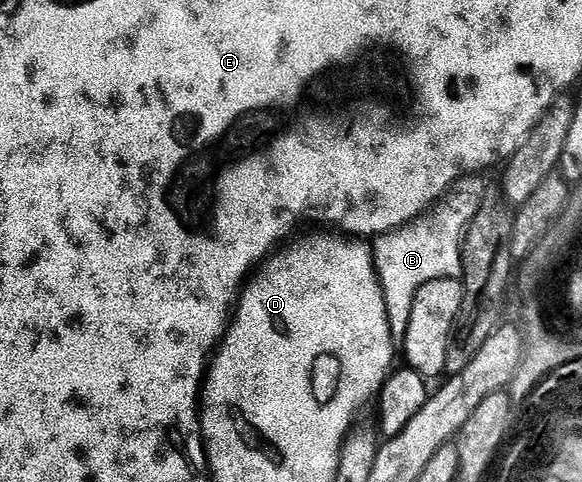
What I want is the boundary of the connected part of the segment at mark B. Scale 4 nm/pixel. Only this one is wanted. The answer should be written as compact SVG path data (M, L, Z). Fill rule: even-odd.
M478 173L463 175L453 187L435 202L430 210L417 215L410 223L385 231L373 240L374 267L382 283L388 313L388 325L395 344L402 345L412 318L412 305L417 290L437 278L462 278L462 241L481 202L488 183Z

